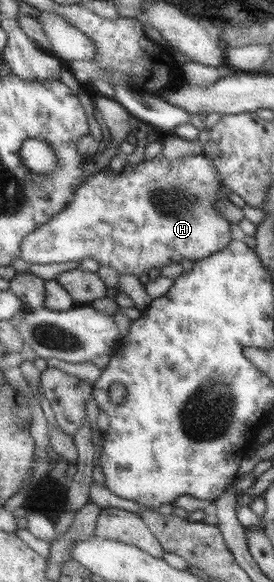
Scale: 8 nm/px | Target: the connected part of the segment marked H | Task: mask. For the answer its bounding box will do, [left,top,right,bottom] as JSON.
[18,153,232,277]

